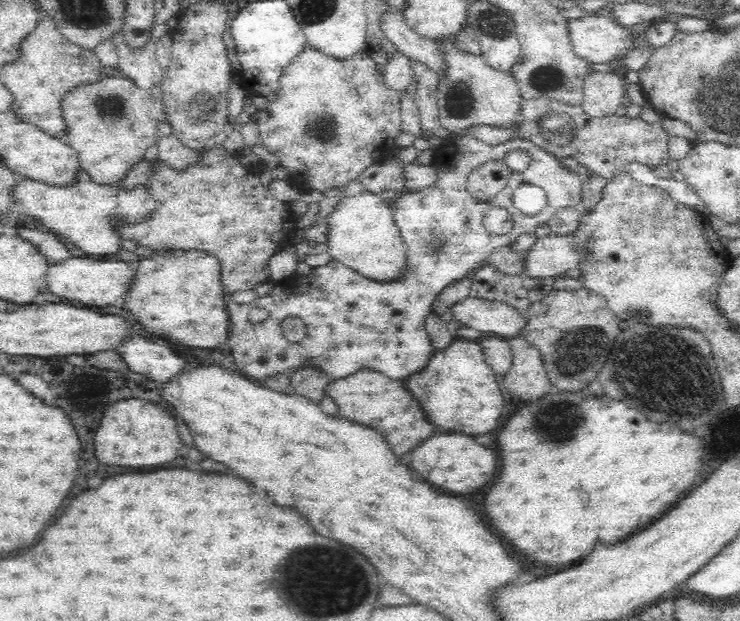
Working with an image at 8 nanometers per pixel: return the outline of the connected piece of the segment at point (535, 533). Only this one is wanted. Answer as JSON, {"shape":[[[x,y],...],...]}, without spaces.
{"shape":[[[551,391],[539,396],[539,402],[537,404],[526,402],[524,408],[520,408],[504,424],[504,428],[496,436],[496,446],[498,446],[498,462],[500,462],[500,468],[498,468],[496,480],[492,482],[490,490],[482,498],[482,512],[486,514],[486,520],[488,520],[490,528],[494,530],[494,534],[500,536],[500,540],[514,554],[524,556],[524,558],[528,558],[532,562],[542,564],[542,568],[554,568],[554,570],[562,570],[562,566],[570,566],[570,564],[576,564],[576,562],[584,560],[594,550],[596,544],[612,546],[612,544],[618,544],[618,542],[628,540],[630,534],[640,532],[642,526],[644,528],[650,526],[656,520],[656,516],[660,516],[662,512],[668,512],[670,510],[670,504],[678,500],[678,496],[682,494],[682,490],[686,490],[694,482],[694,476],[700,470],[700,456],[702,456],[702,450],[698,446],[698,440],[692,438],[692,436],[688,436],[688,434],[684,434],[676,426],[650,424],[636,410],[628,408],[624,402],[609,400],[605,394],[597,397],[588,391],[577,393]]]}

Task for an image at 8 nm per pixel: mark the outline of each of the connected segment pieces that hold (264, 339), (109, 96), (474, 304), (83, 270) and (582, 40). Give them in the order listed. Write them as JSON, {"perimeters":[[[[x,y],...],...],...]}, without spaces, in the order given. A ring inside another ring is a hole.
{"perimeters":[[[[471,136],[460,140],[449,140],[434,151],[434,164],[440,172],[440,182],[407,197],[396,198],[393,205],[395,223],[399,228],[405,242],[408,261],[407,275],[395,283],[377,283],[370,281],[346,268],[344,265],[331,260],[326,266],[311,269],[307,275],[291,277],[286,281],[280,281],[276,288],[264,298],[258,297],[248,304],[234,304],[228,302],[227,307],[231,314],[231,335],[228,341],[231,355],[235,365],[241,374],[247,378],[269,379],[282,375],[290,376],[294,371],[310,367],[324,377],[337,381],[347,376],[352,376],[358,371],[376,371],[390,380],[400,381],[407,378],[412,372],[418,372],[424,368],[427,360],[432,358],[436,351],[430,346],[430,339],[426,334],[425,320],[430,313],[430,306],[434,299],[451,282],[466,277],[474,269],[476,264],[487,262],[496,272],[504,273],[510,277],[527,276],[525,258],[532,246],[539,239],[536,237],[536,227],[548,224],[550,217],[556,214],[556,210],[562,206],[579,206],[582,203],[580,192],[582,183],[579,176],[574,173],[566,173],[558,160],[552,155],[539,150],[532,142],[521,139],[510,139],[496,147],[488,146]],[[510,152],[526,152],[530,155],[530,162],[523,171],[510,174],[510,180],[491,201],[477,200],[467,191],[467,181],[472,170],[490,162],[490,159],[505,159]],[[522,185],[540,187],[546,194],[546,205],[538,214],[526,216],[513,205],[513,192]],[[490,202],[502,206],[513,214],[513,229],[510,234],[504,236],[491,235],[486,232],[482,220],[482,212],[488,208]],[[252,308],[262,308],[268,312],[268,318],[258,323],[252,323],[248,319],[248,313]],[[288,316],[300,317],[305,326],[306,334],[299,342],[290,342],[282,335],[279,323]]],[[[104,77],[96,84],[76,88],[64,96],[62,109],[66,121],[67,135],[64,140],[77,152],[79,166],[87,173],[92,181],[99,185],[113,185],[121,183],[132,167],[143,161],[147,148],[156,144],[159,134],[157,128],[161,116],[152,116],[153,93],[146,91],[128,79],[122,77]]],[[[466,297],[452,306],[453,318],[478,332],[492,332],[507,341],[518,337],[527,325],[527,314],[512,305]]],[[[80,257],[55,263],[48,267],[45,276],[48,290],[59,298],[78,300],[86,306],[112,306],[118,296],[124,296],[128,292],[134,280],[134,270],[124,262],[94,262]]],[[[589,14],[581,19],[572,19],[569,22],[571,41],[578,56],[592,63],[620,64],[626,54],[634,49],[652,49],[645,32],[632,32],[629,27],[618,24],[614,18],[602,15]]]]}

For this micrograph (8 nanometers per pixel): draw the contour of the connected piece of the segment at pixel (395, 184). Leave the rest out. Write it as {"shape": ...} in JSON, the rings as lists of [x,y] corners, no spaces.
{"shape":[[[397,158],[384,162],[384,164],[373,164],[364,170],[362,174],[363,186],[368,188],[368,192],[375,195],[385,190],[394,191],[397,195],[404,193],[408,184],[408,171],[406,165]]]}

